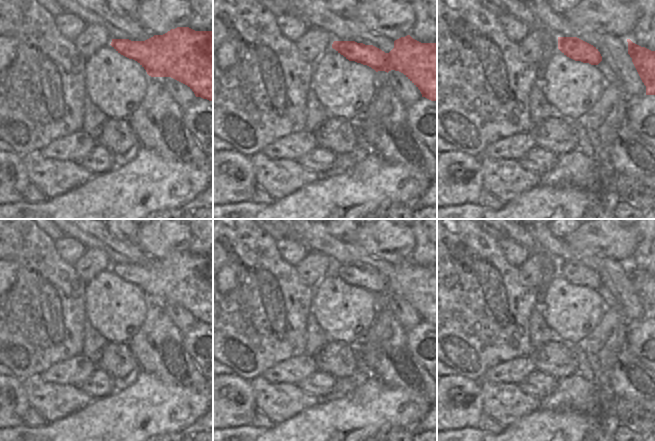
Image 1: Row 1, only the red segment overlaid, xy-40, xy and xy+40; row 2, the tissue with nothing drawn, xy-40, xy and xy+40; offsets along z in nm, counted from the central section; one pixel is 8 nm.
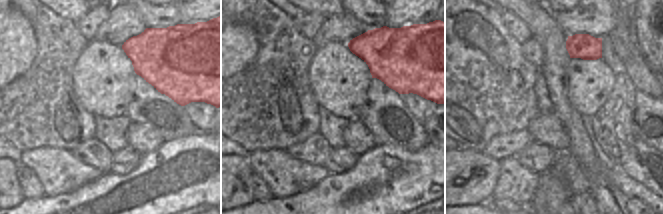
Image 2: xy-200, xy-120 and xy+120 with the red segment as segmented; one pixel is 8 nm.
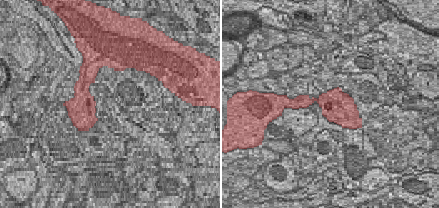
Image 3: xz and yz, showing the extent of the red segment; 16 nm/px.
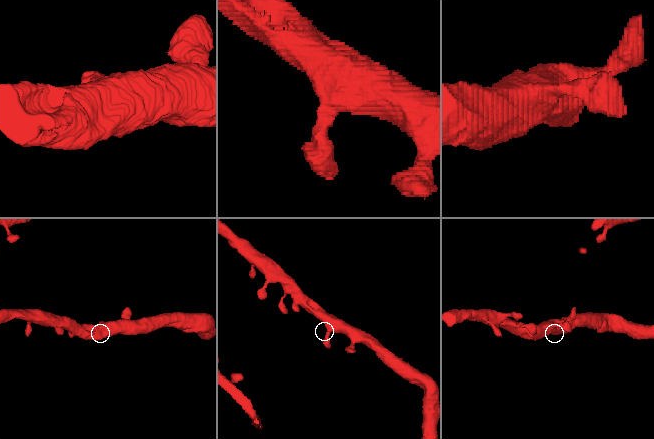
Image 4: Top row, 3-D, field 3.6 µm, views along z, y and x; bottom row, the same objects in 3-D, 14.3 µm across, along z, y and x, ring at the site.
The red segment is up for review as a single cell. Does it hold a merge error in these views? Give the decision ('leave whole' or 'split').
leave whole

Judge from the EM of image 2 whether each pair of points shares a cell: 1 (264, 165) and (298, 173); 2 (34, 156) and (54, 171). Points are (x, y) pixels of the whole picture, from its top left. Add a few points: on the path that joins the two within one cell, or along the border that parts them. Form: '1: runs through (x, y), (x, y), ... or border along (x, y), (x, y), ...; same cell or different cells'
1: runs through (272, 166), (282, 173), (290, 173); same cell
2: runs through (39, 159), (49, 166); same cell

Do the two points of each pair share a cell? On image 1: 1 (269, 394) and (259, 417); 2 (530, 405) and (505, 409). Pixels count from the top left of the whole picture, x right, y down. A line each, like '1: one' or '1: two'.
1: two
2: one

